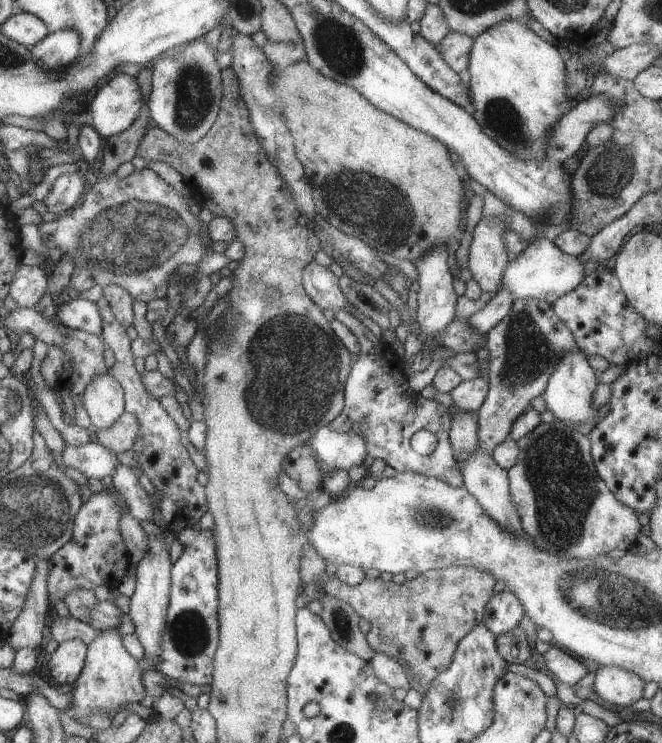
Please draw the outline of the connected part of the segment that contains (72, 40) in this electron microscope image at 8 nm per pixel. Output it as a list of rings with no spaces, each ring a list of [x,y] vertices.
[[[72,28],[48,34],[41,42],[30,47],[32,58],[46,68],[46,72],[56,72],[56,68],[70,66],[81,54],[80,32]]]

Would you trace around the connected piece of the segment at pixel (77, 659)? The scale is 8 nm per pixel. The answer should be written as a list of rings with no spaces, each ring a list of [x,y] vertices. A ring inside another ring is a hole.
[[[68,640],[59,644],[52,654],[48,667],[56,684],[73,684],[80,676],[88,648],[82,640]]]

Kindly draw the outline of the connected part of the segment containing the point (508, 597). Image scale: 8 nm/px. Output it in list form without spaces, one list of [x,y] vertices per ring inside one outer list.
[[[506,590],[495,593],[484,612],[483,623],[496,637],[519,626],[525,614],[520,600]]]

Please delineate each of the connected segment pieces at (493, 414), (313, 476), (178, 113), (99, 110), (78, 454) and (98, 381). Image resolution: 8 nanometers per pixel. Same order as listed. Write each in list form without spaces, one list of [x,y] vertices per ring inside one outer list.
[[[530,298],[516,299],[513,310],[486,337],[485,348],[490,353],[487,371],[490,388],[478,412],[478,439],[480,448],[492,454],[492,450],[510,436],[512,424],[531,408],[530,402],[544,393],[563,354],[574,348],[578,350],[578,344],[574,334],[554,313],[552,305]]]
[[[298,444],[282,460],[282,468],[304,492],[311,493],[323,487],[323,478],[314,450],[308,444]]]
[[[202,36],[188,42],[175,56],[158,56],[154,60],[150,115],[161,130],[182,144],[196,144],[218,118],[223,98],[223,70],[217,62],[218,53]]]
[[[116,73],[106,86],[98,90],[90,104],[93,128],[102,137],[110,137],[130,128],[140,116],[142,92],[137,78]]]
[[[88,442],[81,446],[66,443],[62,450],[62,463],[66,468],[74,468],[88,479],[102,480],[116,472],[119,461],[112,450],[96,442]]]
[[[102,374],[94,378],[83,392],[83,407],[92,425],[98,430],[110,430],[125,412],[124,390],[114,376]]]

